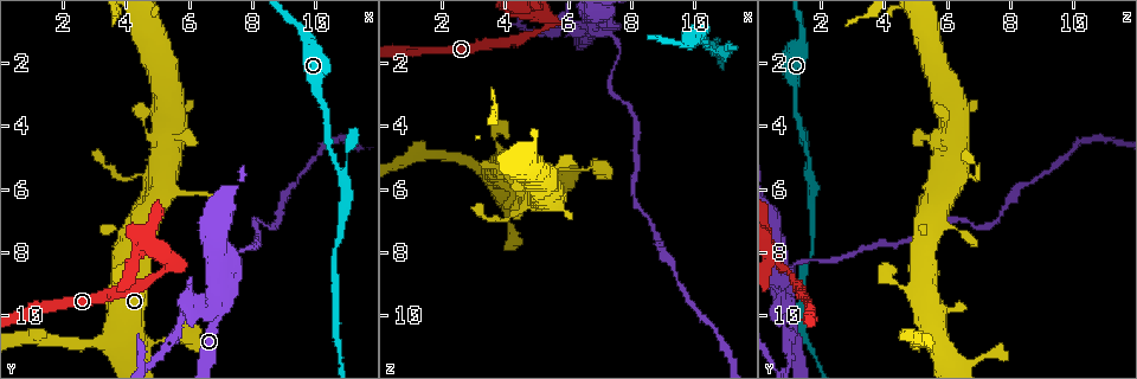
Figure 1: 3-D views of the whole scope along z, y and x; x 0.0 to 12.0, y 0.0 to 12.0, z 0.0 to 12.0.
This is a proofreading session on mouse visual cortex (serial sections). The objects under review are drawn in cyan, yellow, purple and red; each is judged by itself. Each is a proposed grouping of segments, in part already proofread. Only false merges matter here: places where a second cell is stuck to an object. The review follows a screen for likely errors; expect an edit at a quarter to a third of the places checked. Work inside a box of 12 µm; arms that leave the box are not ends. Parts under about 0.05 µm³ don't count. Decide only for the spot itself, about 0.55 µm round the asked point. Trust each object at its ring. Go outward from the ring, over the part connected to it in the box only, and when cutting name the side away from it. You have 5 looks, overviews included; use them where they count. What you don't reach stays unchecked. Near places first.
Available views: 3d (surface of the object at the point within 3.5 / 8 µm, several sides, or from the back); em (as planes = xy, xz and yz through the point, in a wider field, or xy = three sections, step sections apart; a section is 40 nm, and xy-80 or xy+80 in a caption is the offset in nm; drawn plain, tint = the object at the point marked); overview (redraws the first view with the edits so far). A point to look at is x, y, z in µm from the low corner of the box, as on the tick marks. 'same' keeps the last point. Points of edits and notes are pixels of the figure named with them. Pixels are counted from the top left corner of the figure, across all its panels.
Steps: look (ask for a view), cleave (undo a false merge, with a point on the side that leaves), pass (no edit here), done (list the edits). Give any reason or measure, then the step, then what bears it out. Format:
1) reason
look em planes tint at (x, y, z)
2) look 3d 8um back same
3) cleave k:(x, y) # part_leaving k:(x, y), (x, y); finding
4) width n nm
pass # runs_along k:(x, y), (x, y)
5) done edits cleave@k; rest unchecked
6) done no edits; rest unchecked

thick turns thin
look 3d 3.5um at (6.1, 9.9, 0.9)

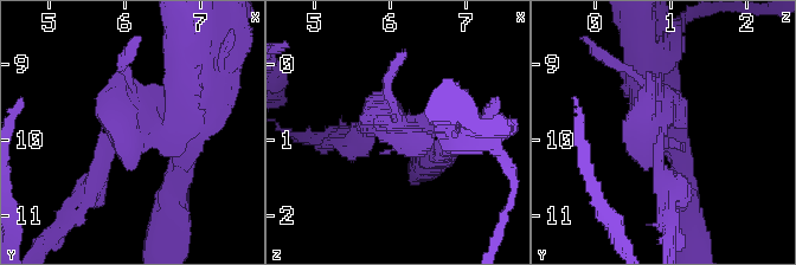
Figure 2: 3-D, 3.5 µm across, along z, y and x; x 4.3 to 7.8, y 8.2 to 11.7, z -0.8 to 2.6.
look em xy step 1 tint at (6.10, 9.95, 0.80)

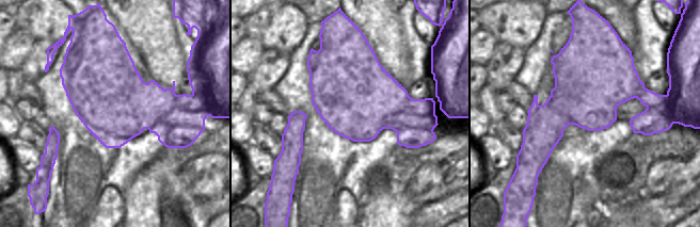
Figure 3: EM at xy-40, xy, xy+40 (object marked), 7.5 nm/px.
width 600 nm
cleave 2:(380, 134) # part_leaving 2:(417, 123), (363, 129), (348, 144); two cells meet here

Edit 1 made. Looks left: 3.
calibre changes
look 3d 3.5um at (7.3, 8.5, 1.0)

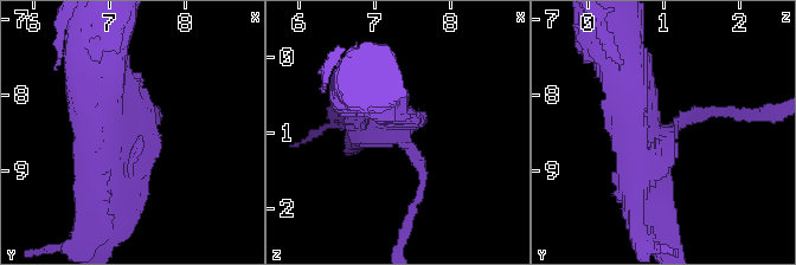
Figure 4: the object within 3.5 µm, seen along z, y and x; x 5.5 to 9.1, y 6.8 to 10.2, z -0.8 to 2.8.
arm_widths 150, 400 nm
look em planes plain at (7.30, 8.55, 1.05)

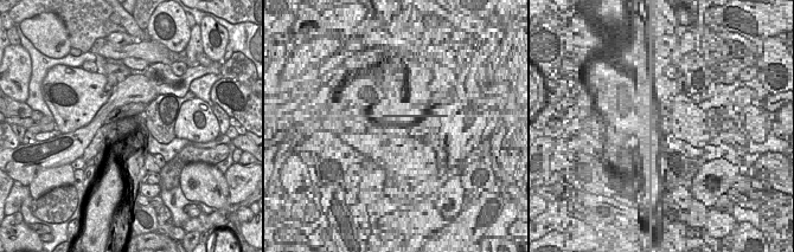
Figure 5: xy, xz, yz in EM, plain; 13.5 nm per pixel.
where the object lies
look em planes tint same

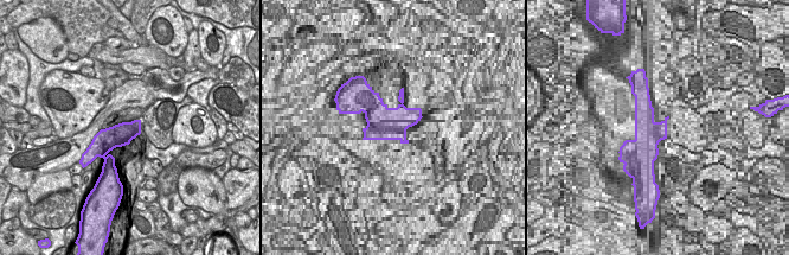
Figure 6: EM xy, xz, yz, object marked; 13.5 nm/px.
cleave 4:(419, 166) # part_leaving 4:(403, 140), (421, 167), (403, 239); two cells meet here

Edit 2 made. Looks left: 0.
done edits cleave@2, cleave@4; rest unchecked

